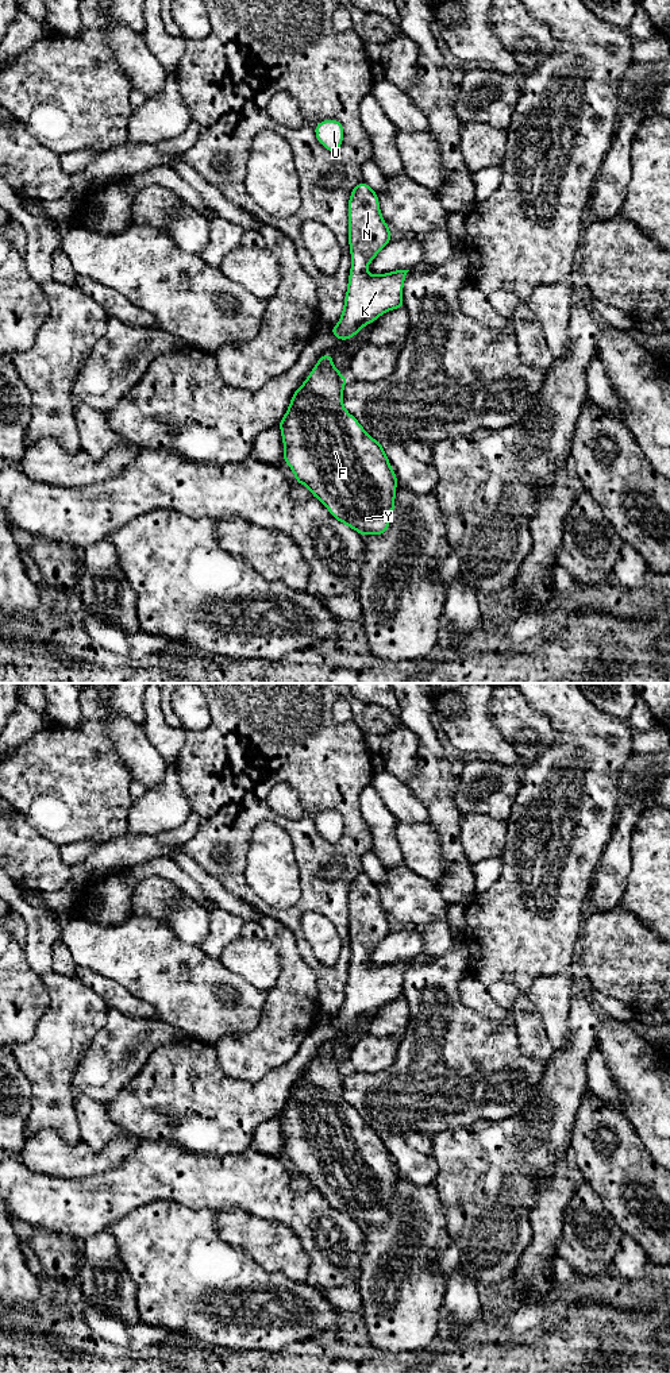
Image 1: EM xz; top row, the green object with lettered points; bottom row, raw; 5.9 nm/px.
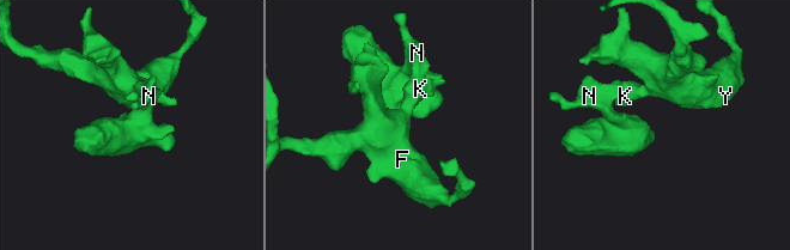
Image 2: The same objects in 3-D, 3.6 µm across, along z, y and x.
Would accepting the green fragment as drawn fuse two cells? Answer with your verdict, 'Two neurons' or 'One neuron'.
One neuron

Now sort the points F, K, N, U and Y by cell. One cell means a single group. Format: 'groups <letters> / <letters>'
groups F K N U Y

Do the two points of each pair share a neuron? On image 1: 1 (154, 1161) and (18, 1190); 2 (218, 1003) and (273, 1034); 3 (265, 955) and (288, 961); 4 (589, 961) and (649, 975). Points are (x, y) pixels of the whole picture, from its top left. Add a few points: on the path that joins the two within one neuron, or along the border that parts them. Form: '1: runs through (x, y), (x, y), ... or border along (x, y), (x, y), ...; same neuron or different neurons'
1: runs through (120, 1191), (114, 1195), (52, 1195); same neuron
2: border along (266, 995), (260, 1021), (251, 1029), (226, 1036); different neurons
3: border along (265, 938), (280, 960), (280, 975), (270, 988); different neurons
4: runs through (604, 961), (628, 961), (634, 965); same neuron

